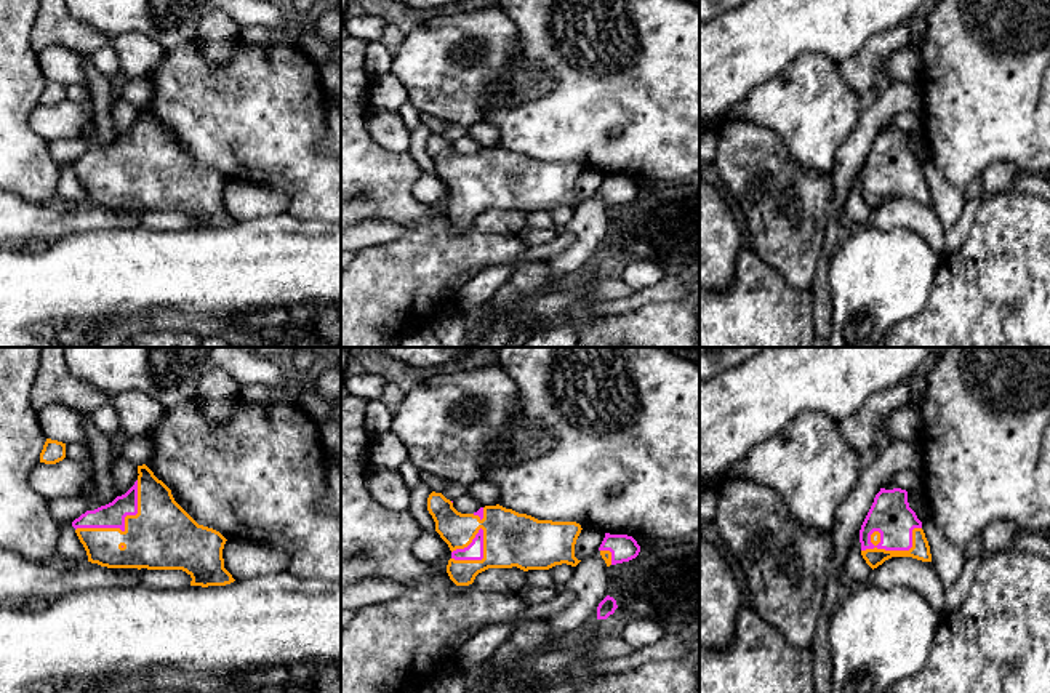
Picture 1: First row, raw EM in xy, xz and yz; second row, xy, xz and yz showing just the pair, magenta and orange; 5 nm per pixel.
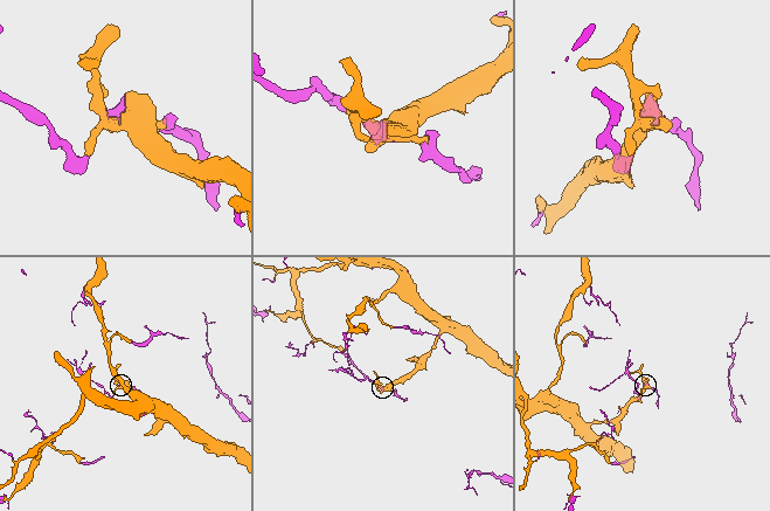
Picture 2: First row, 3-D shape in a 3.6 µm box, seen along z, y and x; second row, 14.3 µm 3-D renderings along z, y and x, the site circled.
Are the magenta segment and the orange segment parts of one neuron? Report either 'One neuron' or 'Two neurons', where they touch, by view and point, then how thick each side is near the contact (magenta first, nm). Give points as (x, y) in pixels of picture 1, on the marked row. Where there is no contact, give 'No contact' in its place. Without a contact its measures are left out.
One neuron. Touches magenta at yz (898, 549). Thickness 200 nm (magenta) against 90 nm

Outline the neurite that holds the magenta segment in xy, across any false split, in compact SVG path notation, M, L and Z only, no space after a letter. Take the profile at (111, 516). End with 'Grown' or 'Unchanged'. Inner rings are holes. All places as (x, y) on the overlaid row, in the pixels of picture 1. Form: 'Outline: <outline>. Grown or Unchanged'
Outline: M146 464L138 466L138 474L138 480L125 495L94 511L86 511L72 522L88 562L107 568L182 570L192 578L190 586L234 583L222 559L227 539L219 531L198 525Z. Grown

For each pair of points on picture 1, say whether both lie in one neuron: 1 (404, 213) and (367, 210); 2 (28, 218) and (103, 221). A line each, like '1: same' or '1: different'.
1: different
2: same

